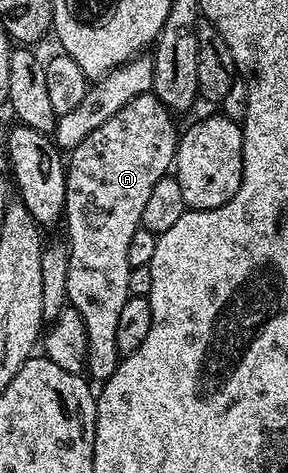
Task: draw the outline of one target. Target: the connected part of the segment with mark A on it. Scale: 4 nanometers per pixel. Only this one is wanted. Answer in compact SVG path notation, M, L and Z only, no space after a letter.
M152 92L138 96L126 104L106 124L94 128L82 144L75 146L67 155L66 196L64 197L63 221L68 222L68 279L66 292L68 305L82 316L86 324L88 337L88 364L86 374L93 383L102 384L114 376L116 365L122 355L118 352L118 319L122 313L122 304L128 299L128 271L126 248L134 232L141 229L142 208L150 196L150 188L158 184L173 169L176 160L178 129L172 111L168 110Z

